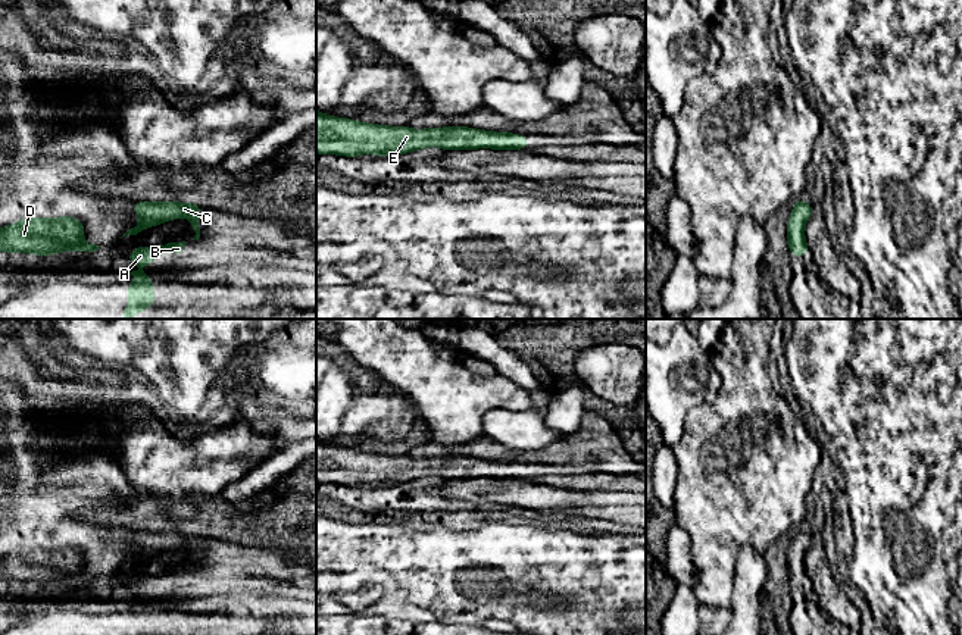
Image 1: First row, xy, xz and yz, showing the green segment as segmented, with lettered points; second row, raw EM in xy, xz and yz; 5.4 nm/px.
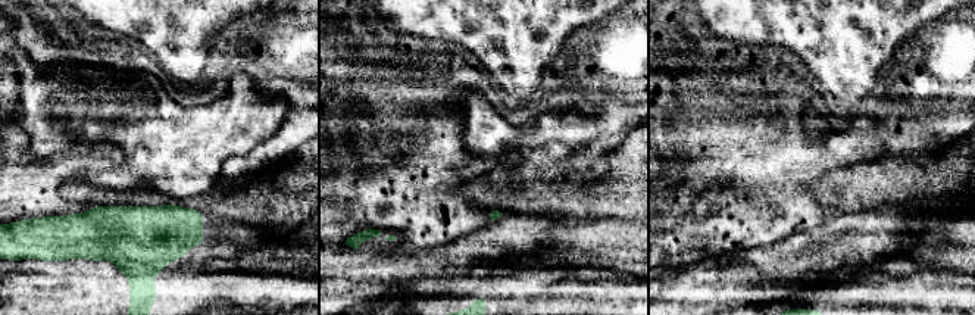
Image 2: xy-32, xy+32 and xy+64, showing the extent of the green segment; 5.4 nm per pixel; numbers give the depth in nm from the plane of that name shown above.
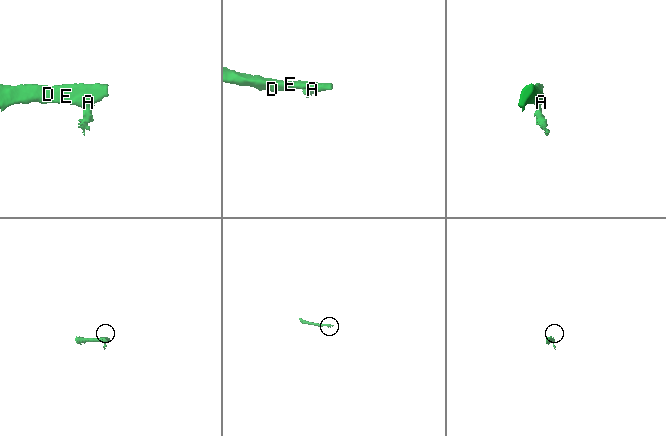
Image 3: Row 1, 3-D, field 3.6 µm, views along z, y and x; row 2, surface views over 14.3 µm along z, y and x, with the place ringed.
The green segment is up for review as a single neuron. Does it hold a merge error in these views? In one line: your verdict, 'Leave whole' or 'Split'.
Leave whole

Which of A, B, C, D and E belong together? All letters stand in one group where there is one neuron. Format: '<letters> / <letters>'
A B C D E

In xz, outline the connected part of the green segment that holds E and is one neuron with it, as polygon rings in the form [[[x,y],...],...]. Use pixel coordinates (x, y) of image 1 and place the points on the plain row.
[[[316,438],[316,485],[407,484],[438,476],[446,479],[527,479],[528,464],[485,460],[469,456],[412,459],[366,453],[350,447],[328,445]]]

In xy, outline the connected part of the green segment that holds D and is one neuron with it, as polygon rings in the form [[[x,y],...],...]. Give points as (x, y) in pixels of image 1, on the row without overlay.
[[[72,545],[24,547],[0,557],[0,579],[6,584],[51,585],[63,579],[91,582],[99,578],[85,572],[84,553]]]

